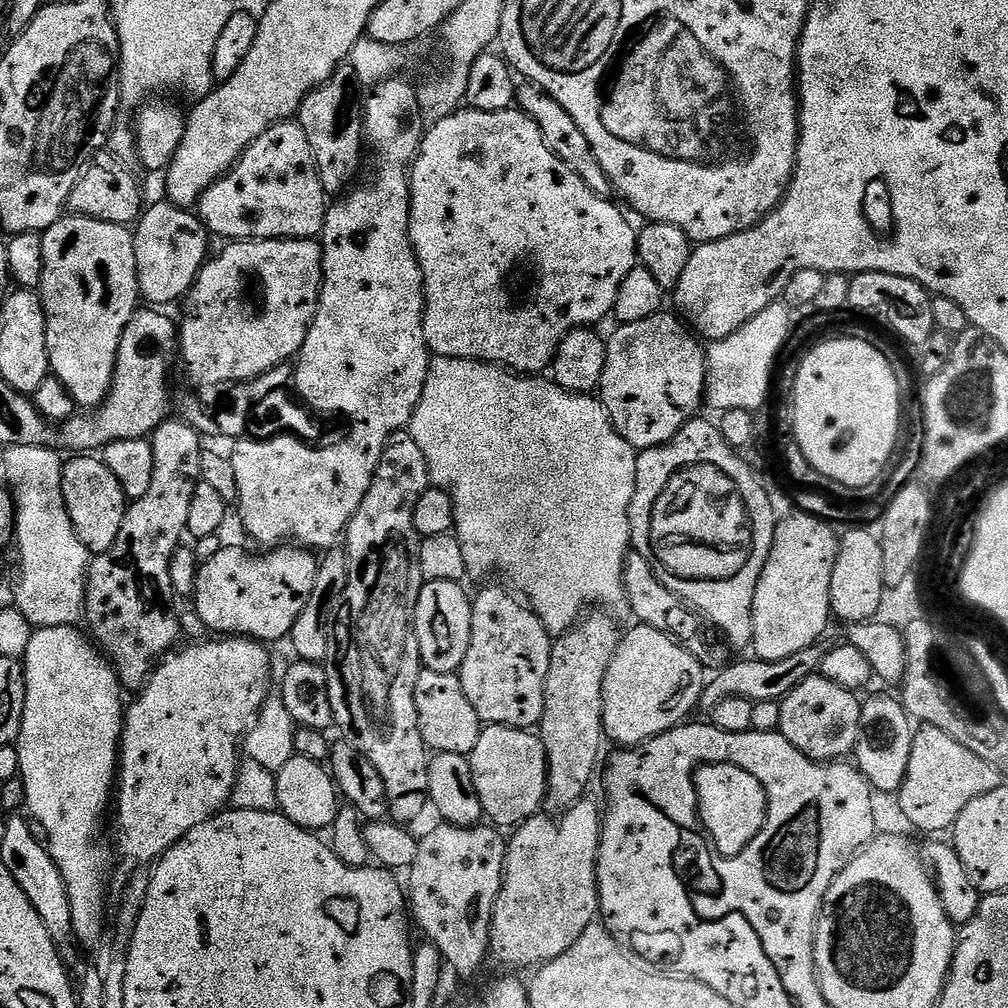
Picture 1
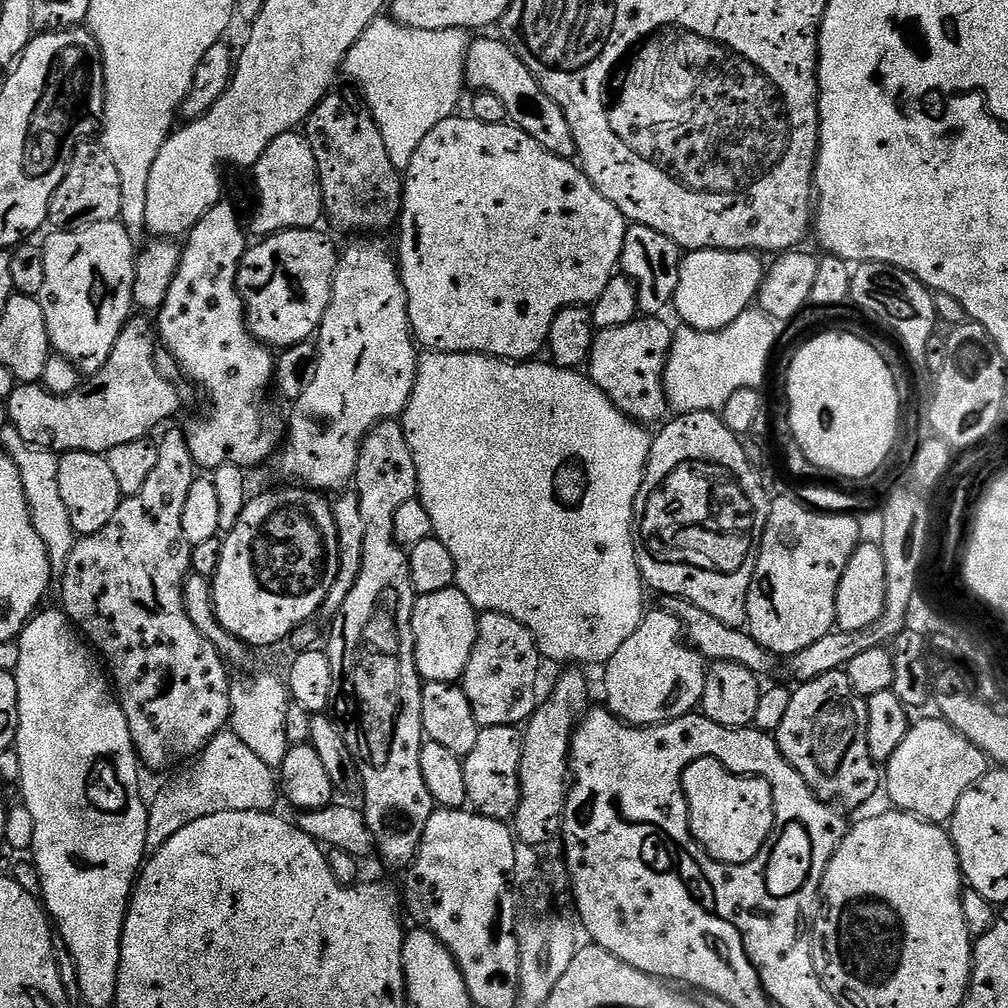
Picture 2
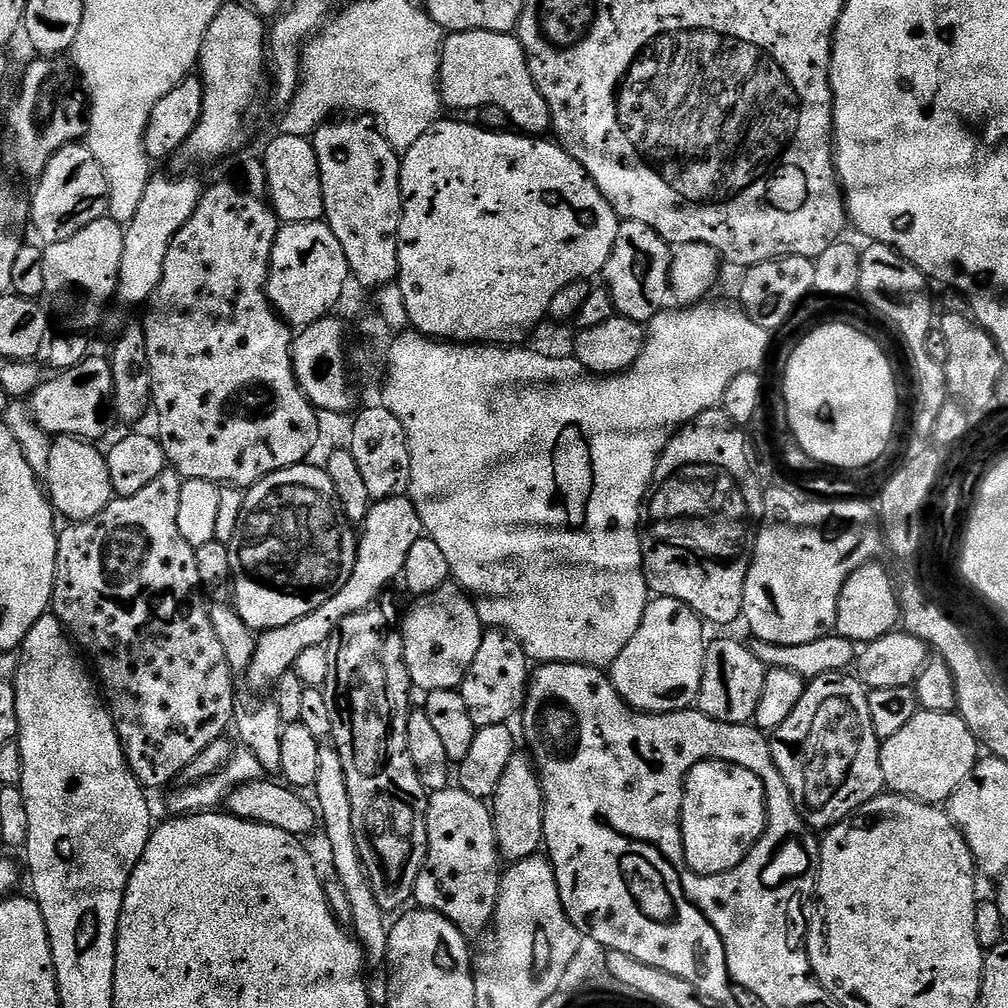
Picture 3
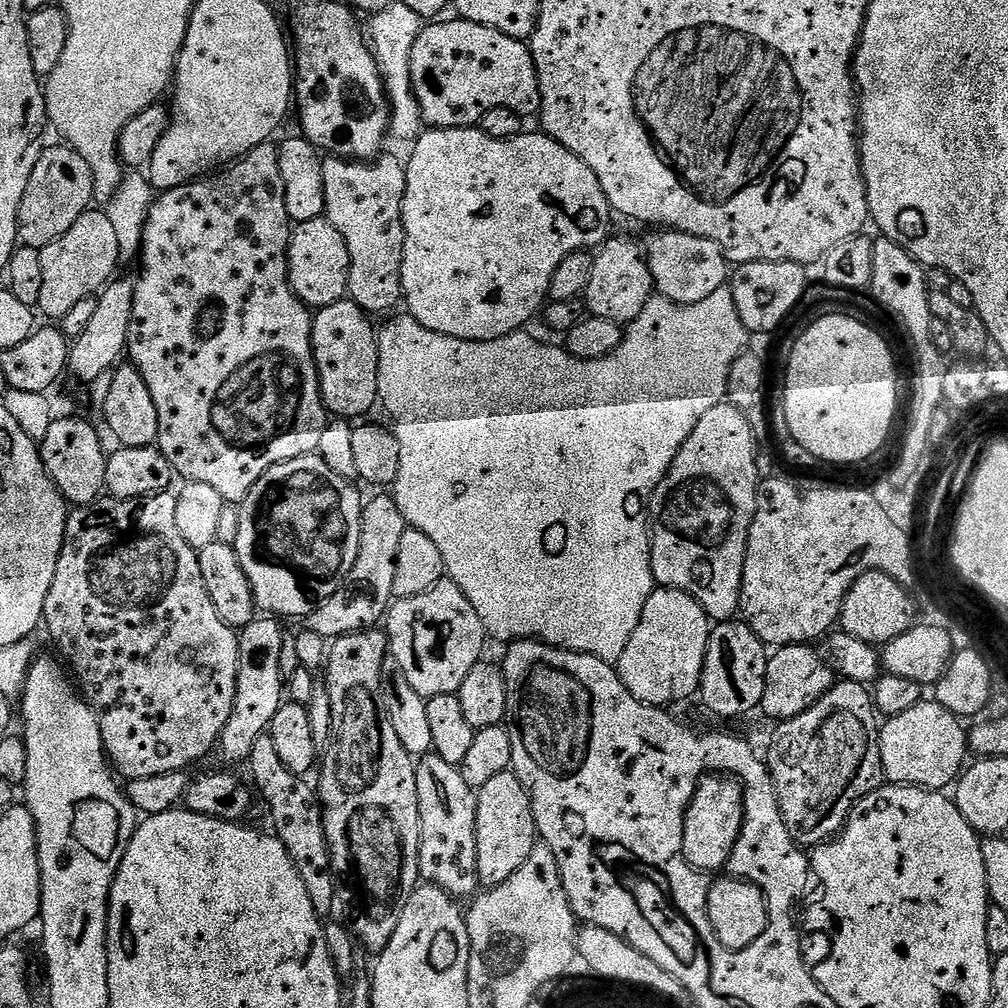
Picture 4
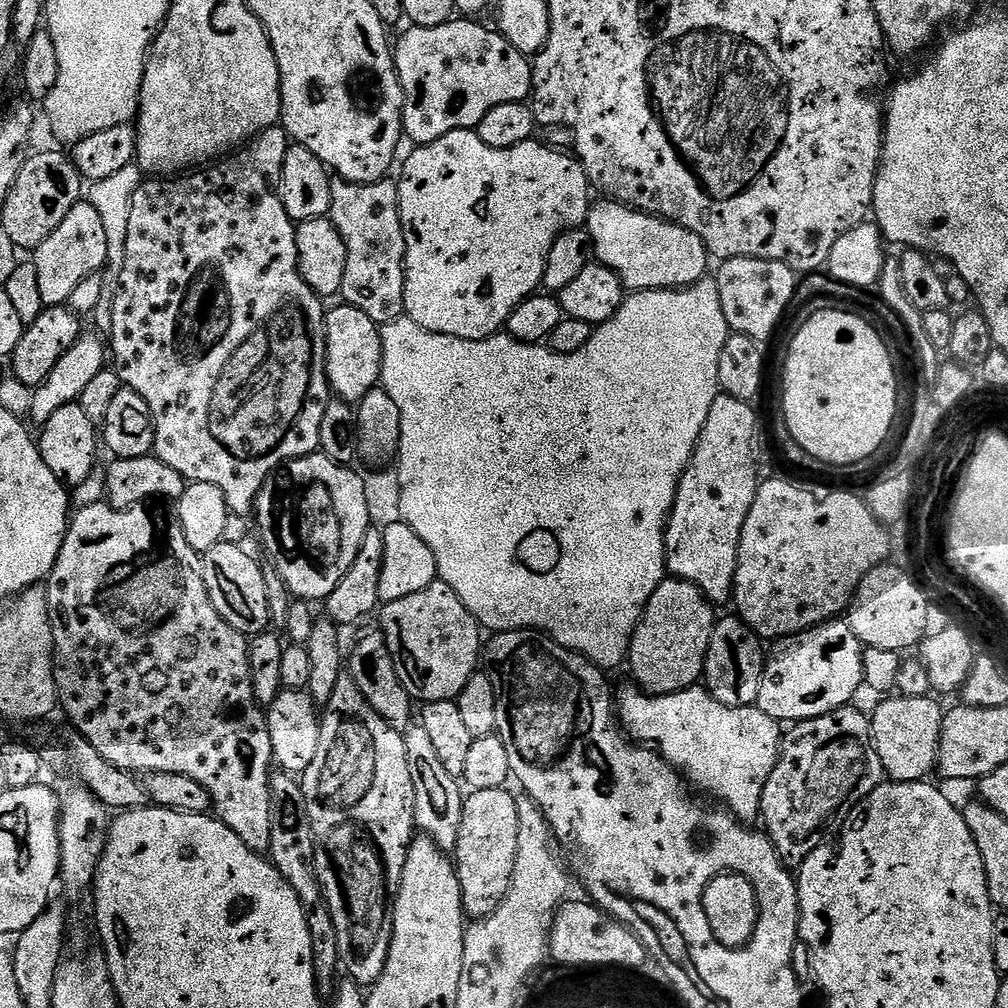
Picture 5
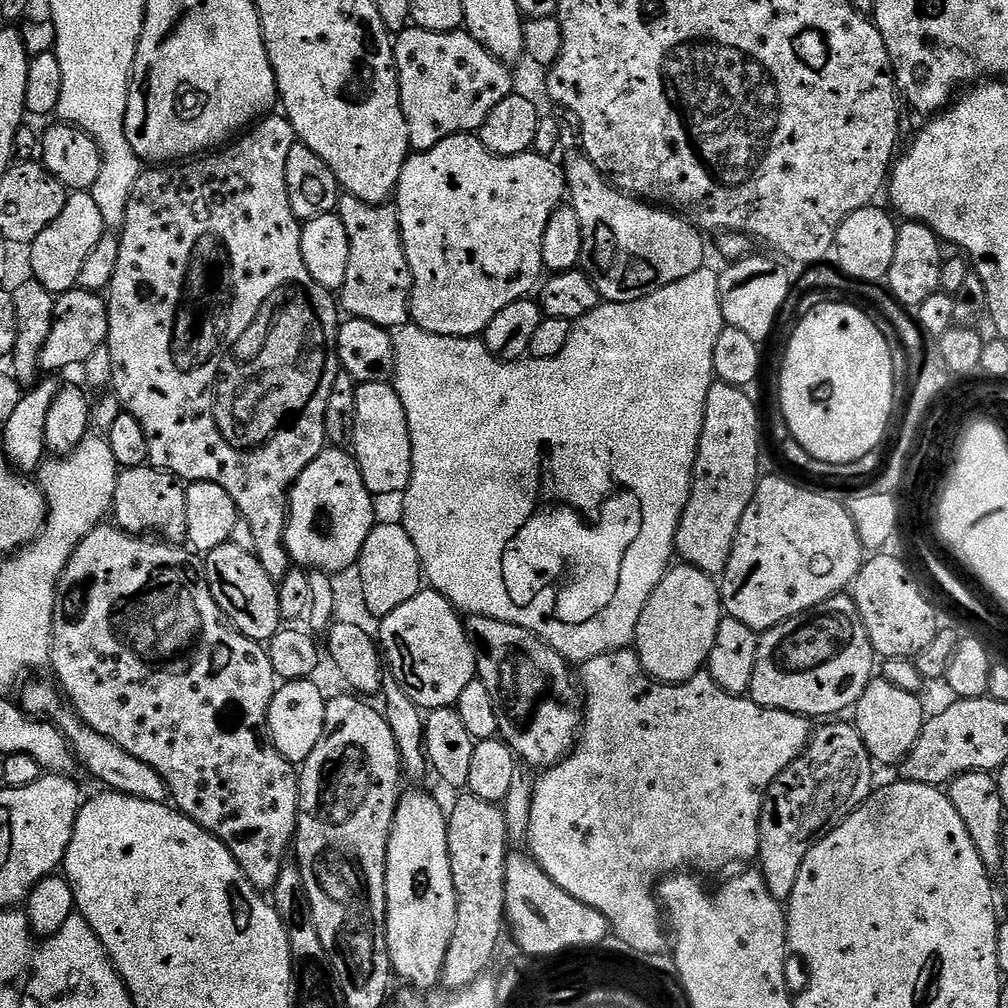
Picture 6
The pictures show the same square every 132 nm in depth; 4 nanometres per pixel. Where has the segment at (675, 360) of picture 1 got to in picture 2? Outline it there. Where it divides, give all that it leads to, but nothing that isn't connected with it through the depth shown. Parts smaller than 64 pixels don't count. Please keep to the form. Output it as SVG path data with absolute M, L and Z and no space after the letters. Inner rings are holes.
M644 316L631 320L626 326L597 331L586 365L587 375L606 393L610 402L622 410L622 414L637 424L659 425L669 415L668 396L664 392L664 371L668 365L673 335L674 328L664 318L655 316Z

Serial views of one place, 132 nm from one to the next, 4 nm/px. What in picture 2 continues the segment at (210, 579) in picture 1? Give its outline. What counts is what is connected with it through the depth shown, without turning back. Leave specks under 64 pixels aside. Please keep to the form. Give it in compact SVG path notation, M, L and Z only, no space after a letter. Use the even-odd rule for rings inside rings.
M304 486L292 487L296 488L264 492L249 499L234 530L223 537L218 570L210 578L218 622L253 649L268 648L279 640L287 641L295 628L309 623L311 616L319 613L326 594L330 594L330 586L334 586L338 578L338 530L334 526L329 497Z

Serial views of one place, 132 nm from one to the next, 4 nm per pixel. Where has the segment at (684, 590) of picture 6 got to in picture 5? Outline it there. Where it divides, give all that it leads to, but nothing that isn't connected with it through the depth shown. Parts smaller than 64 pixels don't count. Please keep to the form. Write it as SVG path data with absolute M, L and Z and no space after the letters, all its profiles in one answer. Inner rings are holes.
M665 578L644 607L632 635L632 645L628 647L627 663L632 664L632 672L636 675L635 683L654 696L674 694L693 687L704 675L710 638L712 631L716 629L718 616L712 612L715 612L713 605L708 603L708 599L693 584L685 580Z

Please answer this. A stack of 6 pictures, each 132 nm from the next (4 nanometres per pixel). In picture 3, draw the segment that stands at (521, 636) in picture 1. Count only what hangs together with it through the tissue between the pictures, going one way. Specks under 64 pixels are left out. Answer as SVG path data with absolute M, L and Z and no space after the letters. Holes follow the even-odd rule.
M485 631L482 646L478 646L478 654L474 654L474 662L470 662L466 678L458 689L466 702L466 710L470 710L474 726L485 728L508 724L511 716L524 707L529 675L530 661L518 641L507 632Z

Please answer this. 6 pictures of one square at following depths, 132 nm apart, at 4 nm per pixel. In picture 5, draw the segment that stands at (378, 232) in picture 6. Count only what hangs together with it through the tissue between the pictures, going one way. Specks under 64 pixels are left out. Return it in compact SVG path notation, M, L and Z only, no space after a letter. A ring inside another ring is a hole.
M339 178L332 181L330 219L346 242L346 274L339 295L343 303L362 310L375 324L401 319L404 310L404 259L406 238L400 221L398 190L391 179L373 184L352 184Z

